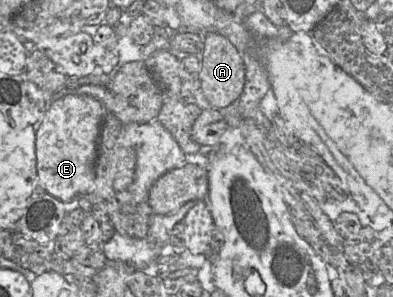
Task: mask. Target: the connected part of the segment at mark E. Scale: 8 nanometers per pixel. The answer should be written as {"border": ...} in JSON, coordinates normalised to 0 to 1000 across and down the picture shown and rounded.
{"border":[[[170,316],[137,333],[92,441],[94,599],[117,646],[158,680],[181,680],[242,636],[242,549],[254,431],[270,380],[262,350],[221,320]]]}

